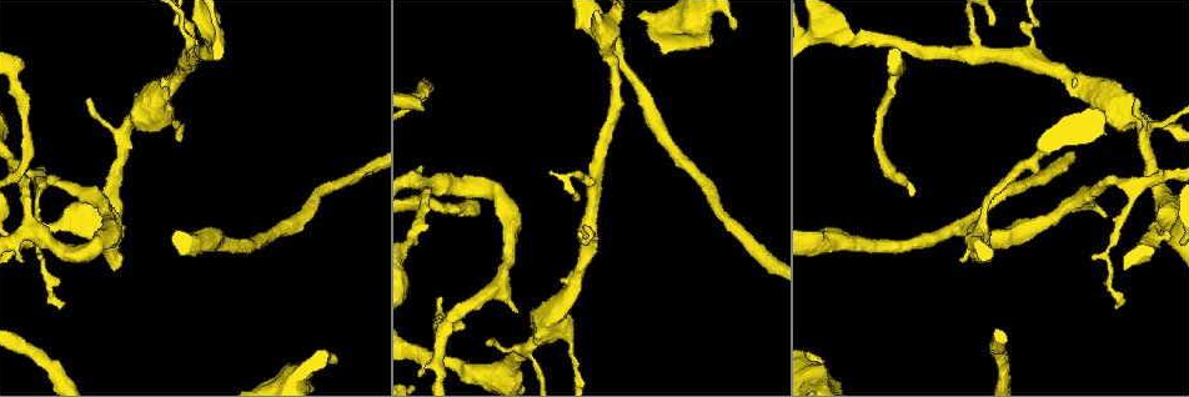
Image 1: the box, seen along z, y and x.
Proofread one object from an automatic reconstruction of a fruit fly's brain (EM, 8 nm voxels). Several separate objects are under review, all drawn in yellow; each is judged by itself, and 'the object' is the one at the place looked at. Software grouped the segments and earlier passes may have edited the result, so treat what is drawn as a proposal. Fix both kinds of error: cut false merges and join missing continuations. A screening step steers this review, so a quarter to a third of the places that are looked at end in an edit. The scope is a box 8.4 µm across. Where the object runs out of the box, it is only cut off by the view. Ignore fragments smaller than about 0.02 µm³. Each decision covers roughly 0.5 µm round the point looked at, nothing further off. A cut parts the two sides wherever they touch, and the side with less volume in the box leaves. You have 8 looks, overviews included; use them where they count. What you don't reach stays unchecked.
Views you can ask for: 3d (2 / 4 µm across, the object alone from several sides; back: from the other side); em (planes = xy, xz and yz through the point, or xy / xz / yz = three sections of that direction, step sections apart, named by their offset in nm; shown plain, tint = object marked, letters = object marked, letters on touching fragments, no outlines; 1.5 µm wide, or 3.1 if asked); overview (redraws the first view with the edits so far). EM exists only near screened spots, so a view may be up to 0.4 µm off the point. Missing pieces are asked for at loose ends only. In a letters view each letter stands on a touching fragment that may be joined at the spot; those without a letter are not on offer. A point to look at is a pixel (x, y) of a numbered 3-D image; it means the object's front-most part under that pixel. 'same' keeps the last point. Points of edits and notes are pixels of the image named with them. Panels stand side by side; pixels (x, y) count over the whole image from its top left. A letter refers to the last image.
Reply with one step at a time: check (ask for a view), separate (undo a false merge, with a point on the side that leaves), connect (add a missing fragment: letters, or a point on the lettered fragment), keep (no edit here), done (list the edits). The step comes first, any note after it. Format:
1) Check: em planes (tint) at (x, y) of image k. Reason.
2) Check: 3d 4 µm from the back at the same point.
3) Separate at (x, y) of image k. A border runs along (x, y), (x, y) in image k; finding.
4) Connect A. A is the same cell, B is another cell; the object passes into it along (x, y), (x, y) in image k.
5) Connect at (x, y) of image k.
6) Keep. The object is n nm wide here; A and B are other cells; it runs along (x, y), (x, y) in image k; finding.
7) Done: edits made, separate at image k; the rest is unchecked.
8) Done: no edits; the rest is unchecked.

Check: em xz step 8 (tint) at (733, 27) of image 1. An open end.

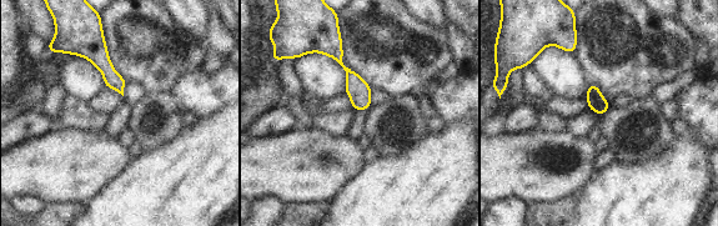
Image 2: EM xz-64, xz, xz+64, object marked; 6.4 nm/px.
Check: em planes (letters) at the same point.

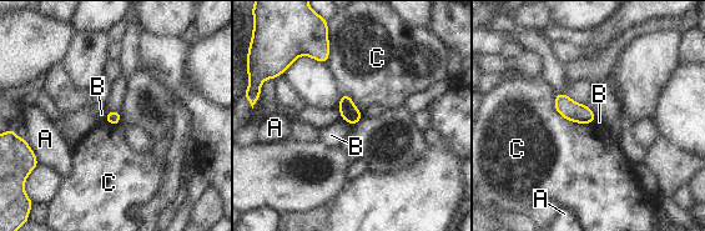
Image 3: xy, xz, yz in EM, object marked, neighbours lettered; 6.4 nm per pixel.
Keep. A, B and C are other cells; a border runs along (341, 117), (352, 126) in image 3; no lettered fragment goes on from it.

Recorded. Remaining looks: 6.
Check: 3d 4 µm at (524, 352) of image 1. Thick turns thin.

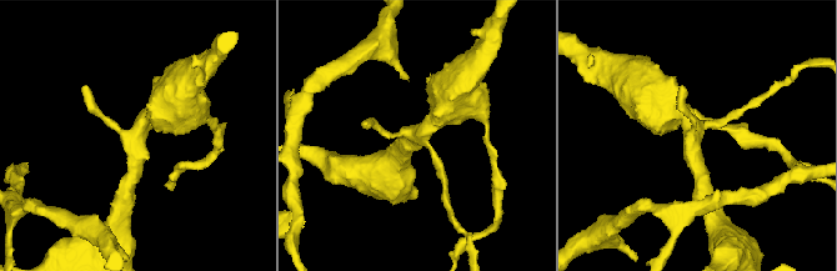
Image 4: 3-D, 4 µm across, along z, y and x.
Check: em planes (tint) at (420, 133) of image 4. Now the EM.

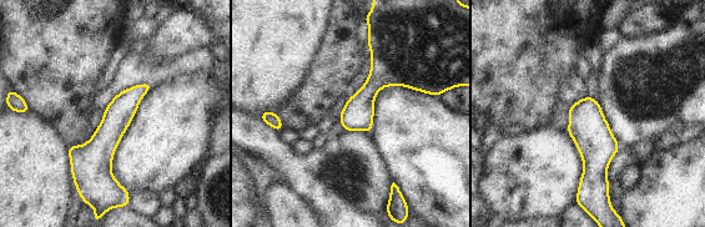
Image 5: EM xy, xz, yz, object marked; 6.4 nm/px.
Check: em planes (letters) at the same point. See the neighbours.

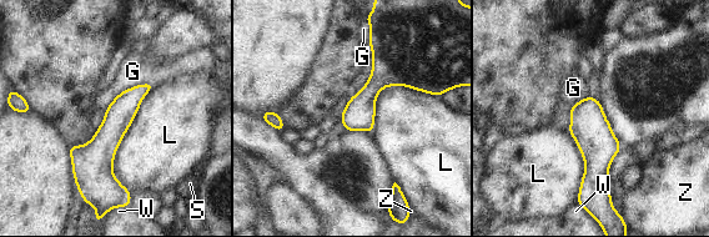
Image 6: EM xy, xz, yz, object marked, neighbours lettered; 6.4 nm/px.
Keep. G, L, S, W and Z are other cells; a border runs along (155, 85), (112, 164), (130, 193) in image 6; continuous, no second neuron.

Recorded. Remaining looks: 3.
Check: 3d 2 µm at (890, 93) of image 1. Sudden change in width.

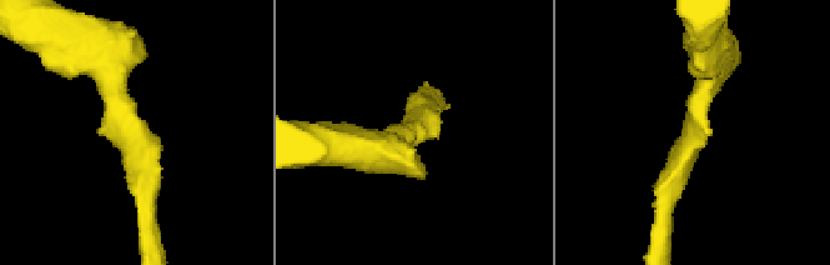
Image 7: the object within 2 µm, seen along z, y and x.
Check: em planes (letters) at (408, 138) of image 7. Need the tissue.

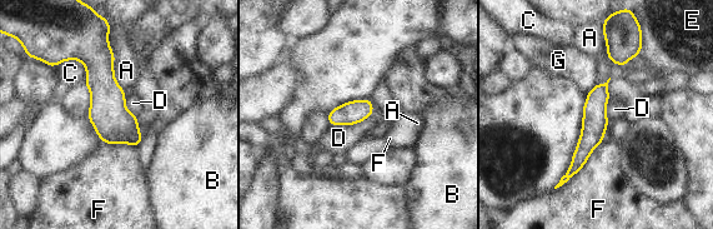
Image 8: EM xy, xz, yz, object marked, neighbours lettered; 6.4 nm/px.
Keep. The object is 150 nm wide here; A, B, C, D, E, F and G are other cells; one neuron here.

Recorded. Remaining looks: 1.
Done: no edits; the rest is unchecked.

